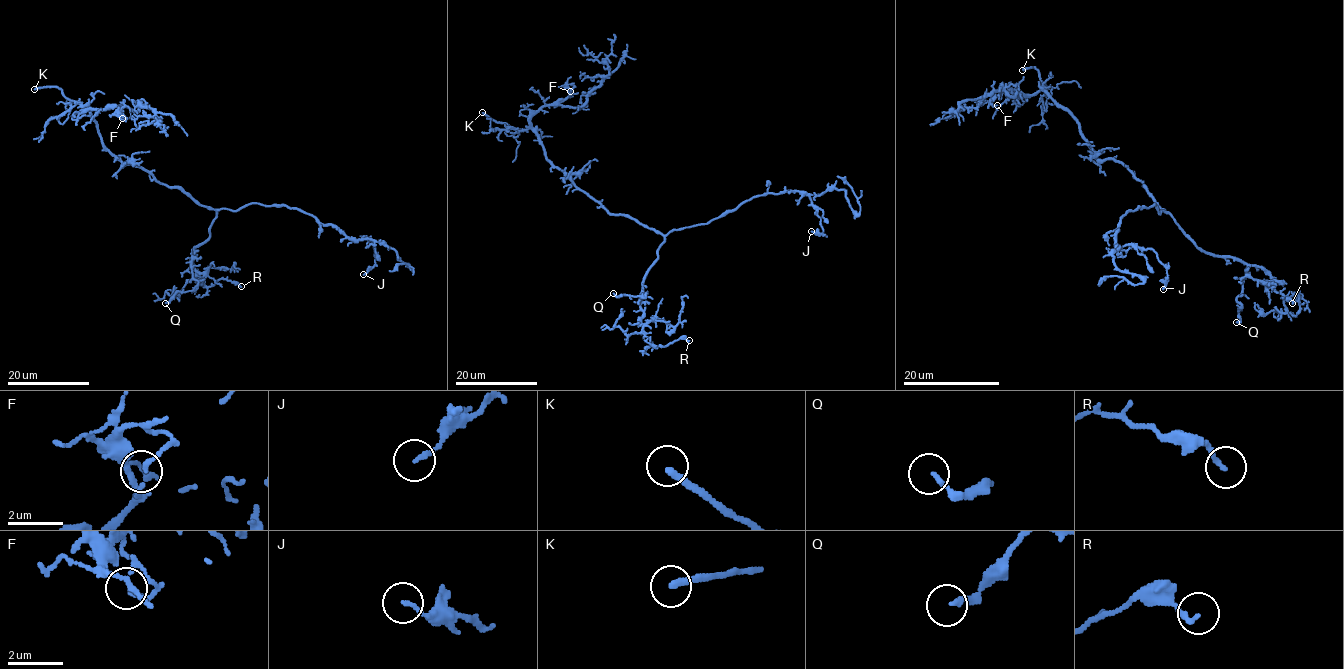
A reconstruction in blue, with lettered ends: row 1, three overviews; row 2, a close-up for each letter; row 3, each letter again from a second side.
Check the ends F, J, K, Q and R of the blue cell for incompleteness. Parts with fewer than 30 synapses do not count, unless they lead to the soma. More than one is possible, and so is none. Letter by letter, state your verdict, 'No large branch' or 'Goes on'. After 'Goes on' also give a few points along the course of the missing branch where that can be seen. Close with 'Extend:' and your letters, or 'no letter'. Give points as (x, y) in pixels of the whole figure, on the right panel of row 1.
F: No large branch
J: No large branch
K: Goes on. Course of what is missing: (1022, 70), (1008, 85), (977, 86), (951, 121), (918, 117), (909, 106), (908, 97), (922, 80), (917, 71)
Q: No large branch
R: No large branch
Extend: K

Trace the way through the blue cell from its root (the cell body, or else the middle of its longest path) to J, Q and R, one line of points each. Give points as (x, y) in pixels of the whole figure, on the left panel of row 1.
J: (184, 193), (214, 209), (286, 205), (336, 225), (351, 239), (365, 236), (372, 241), (374, 265), (363, 274)
Q: (184, 193), (213, 208), (216, 218), (210, 236), (192, 252), (192, 276), (197, 286), (178, 291), (165, 303)
R: (184, 193), (216, 211), (210, 236), (192, 251), (194, 278), (205, 286), (221, 278), (241, 286)

